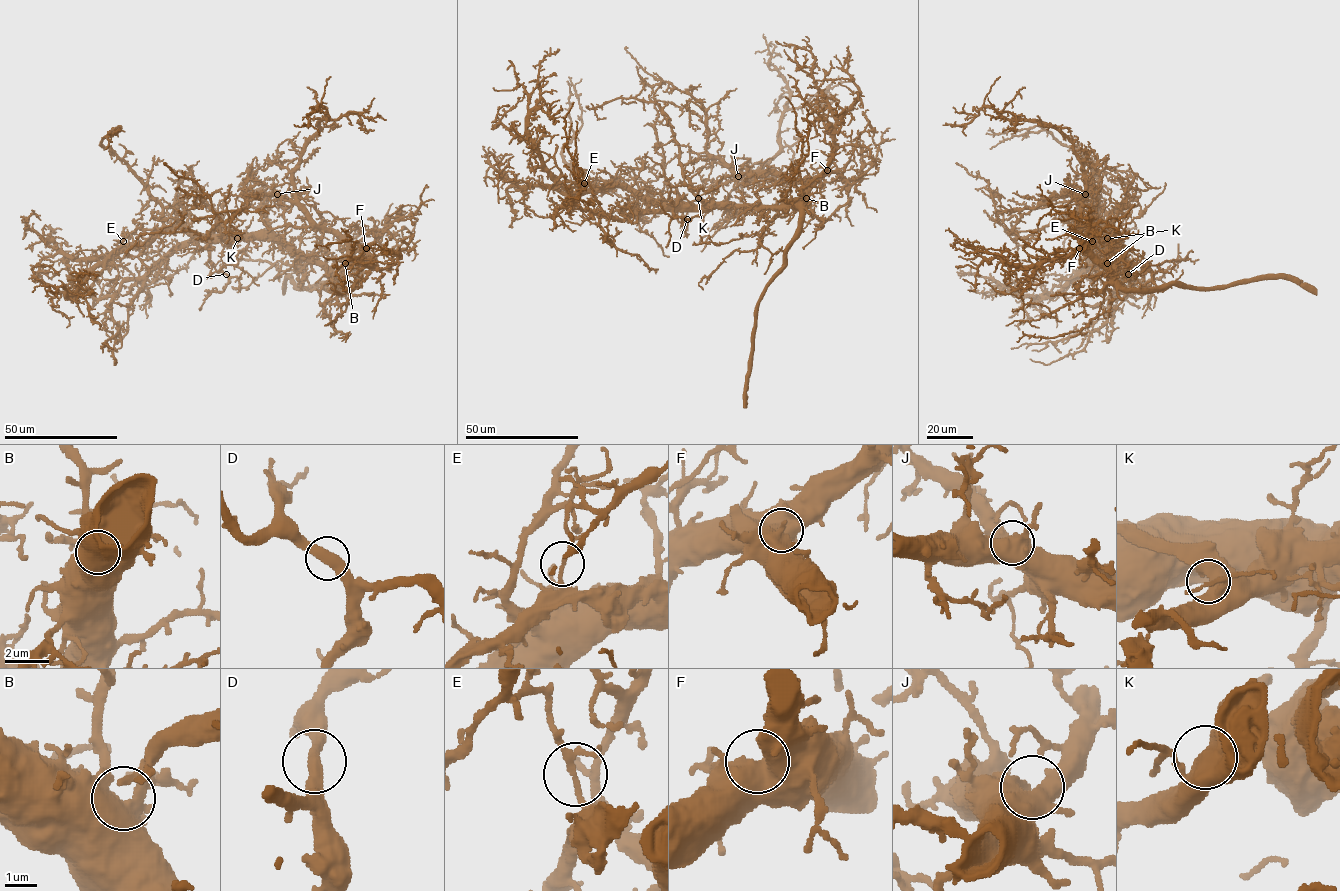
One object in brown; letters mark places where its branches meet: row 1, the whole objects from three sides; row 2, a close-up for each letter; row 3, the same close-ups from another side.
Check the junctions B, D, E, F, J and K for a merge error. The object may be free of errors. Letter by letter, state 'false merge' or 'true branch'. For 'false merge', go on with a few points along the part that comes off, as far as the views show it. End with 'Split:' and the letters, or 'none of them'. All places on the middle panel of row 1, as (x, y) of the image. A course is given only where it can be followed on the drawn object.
B: true branch
D: true branch
E: false merge | (584, 183), (560, 177), (547, 196)
F: true branch
J: true branch
K: true branch
Split: E

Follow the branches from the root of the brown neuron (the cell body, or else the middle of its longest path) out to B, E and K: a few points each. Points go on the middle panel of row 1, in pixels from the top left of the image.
B: (728, 207), (799, 205), (806, 198)
E: (728, 207), (730, 205), (666, 205), (646, 200), (626, 189), (584, 183)
K: (728, 207), (730, 205), (717, 205), (698, 198)

